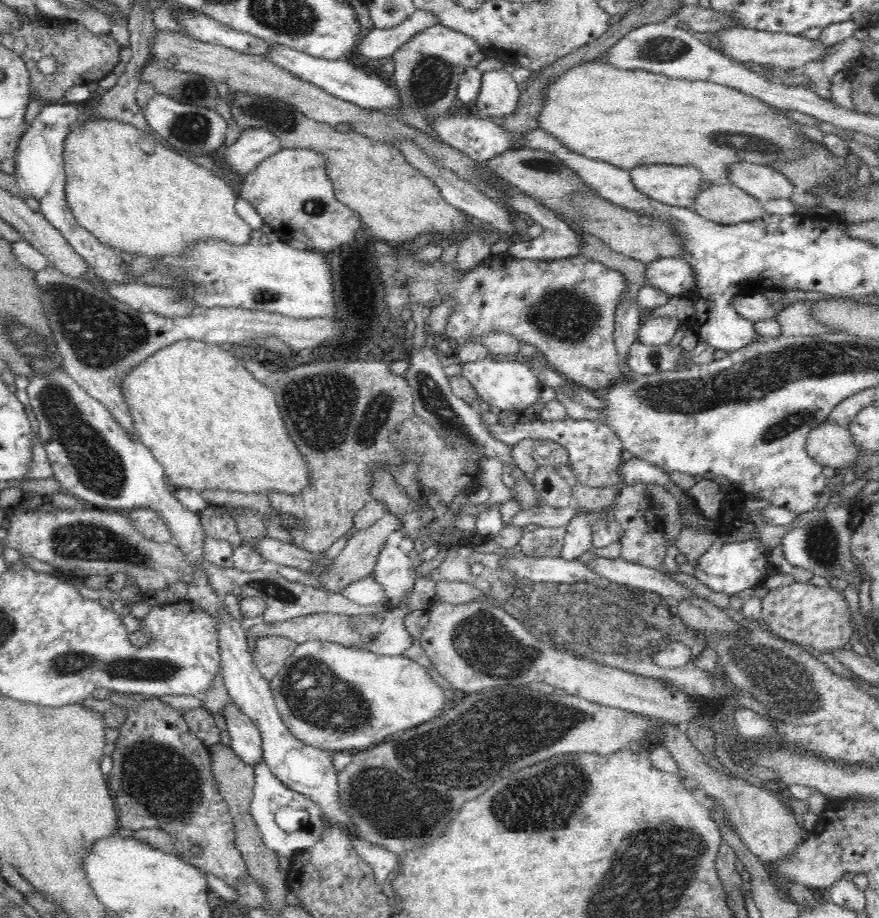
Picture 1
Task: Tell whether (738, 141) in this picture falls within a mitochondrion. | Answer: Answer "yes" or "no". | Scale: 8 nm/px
yes

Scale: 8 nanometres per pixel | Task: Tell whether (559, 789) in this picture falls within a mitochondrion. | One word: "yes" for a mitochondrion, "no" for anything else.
yes

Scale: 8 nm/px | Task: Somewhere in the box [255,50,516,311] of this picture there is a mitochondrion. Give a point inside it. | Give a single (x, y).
(431, 79)

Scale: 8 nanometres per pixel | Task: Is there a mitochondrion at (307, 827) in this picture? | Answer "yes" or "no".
no

